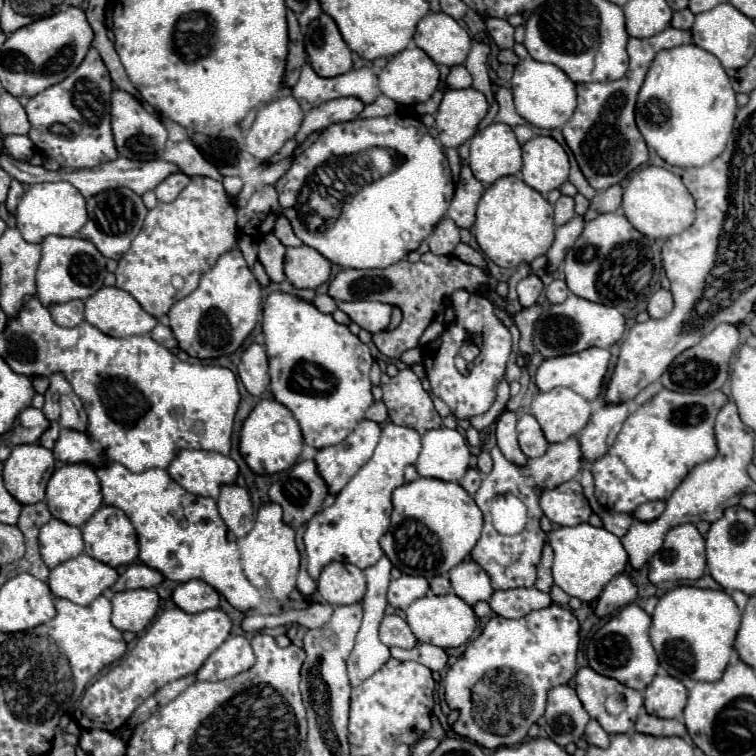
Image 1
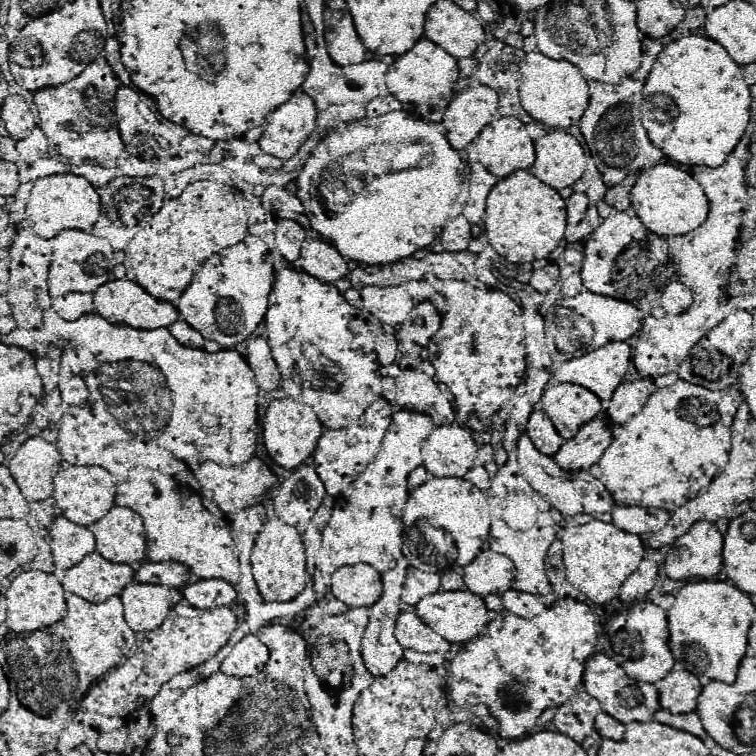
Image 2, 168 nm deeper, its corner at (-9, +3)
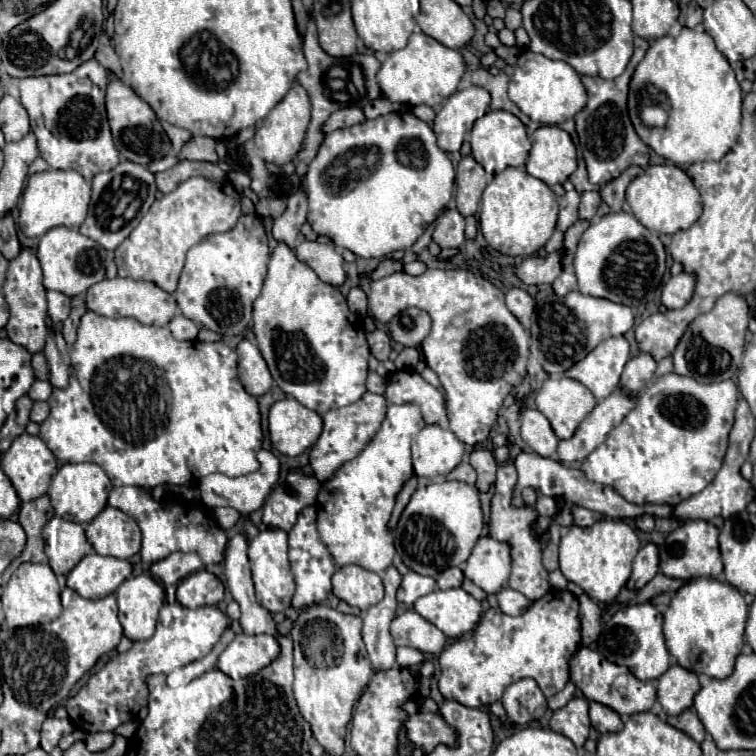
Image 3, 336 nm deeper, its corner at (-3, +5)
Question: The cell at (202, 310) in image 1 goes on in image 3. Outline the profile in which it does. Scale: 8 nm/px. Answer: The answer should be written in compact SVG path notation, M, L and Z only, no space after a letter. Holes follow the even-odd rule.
M241 215L235 229L215 233L187 253L175 301L181 313L221 337L241 335L251 323L251 305L261 295L269 265L267 235L257 215Z

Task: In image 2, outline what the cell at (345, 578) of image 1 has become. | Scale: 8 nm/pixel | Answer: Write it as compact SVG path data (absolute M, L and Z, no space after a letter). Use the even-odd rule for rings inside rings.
M367 563L345 565L333 573L331 595L349 607L371 607L381 593L381 575Z

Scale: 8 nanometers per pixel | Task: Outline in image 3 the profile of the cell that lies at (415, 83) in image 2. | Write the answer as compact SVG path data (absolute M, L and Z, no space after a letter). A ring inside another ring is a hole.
M415 31L409 37L409 43L393 51L389 59L381 65L377 73L379 87L383 91L383 97L395 103L405 103L405 105L429 105L437 107L443 103L451 93L457 91L457 85L465 73L465 63L459 51L447 49L433 37L427 37L421 31Z

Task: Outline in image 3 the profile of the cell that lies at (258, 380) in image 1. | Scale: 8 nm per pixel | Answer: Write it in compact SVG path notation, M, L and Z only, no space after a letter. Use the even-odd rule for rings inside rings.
M247 339L237 345L239 355L239 381L243 383L245 391L259 397L271 389L271 373L267 369L265 359L259 353L259 347Z

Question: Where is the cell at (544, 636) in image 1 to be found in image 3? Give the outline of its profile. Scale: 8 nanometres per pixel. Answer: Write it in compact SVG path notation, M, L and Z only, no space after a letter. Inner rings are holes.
M551 589L517 617L489 609L471 639L453 641L439 655L441 677L439 691L445 699L467 707L481 707L499 701L505 687L531 677L537 681L543 695L549 699L559 693L569 681L569 661L581 645L579 601L567 589ZM499 615L499 623L495 623Z

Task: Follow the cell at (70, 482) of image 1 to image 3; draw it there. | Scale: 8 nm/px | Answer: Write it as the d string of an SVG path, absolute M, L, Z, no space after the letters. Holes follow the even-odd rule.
M65 463L55 473L47 495L51 497L51 505L53 505L57 517L63 517L63 519L75 521L75 523L89 523L93 517L97 517L105 509L111 489L113 489L113 485L111 485L107 473L99 465Z

